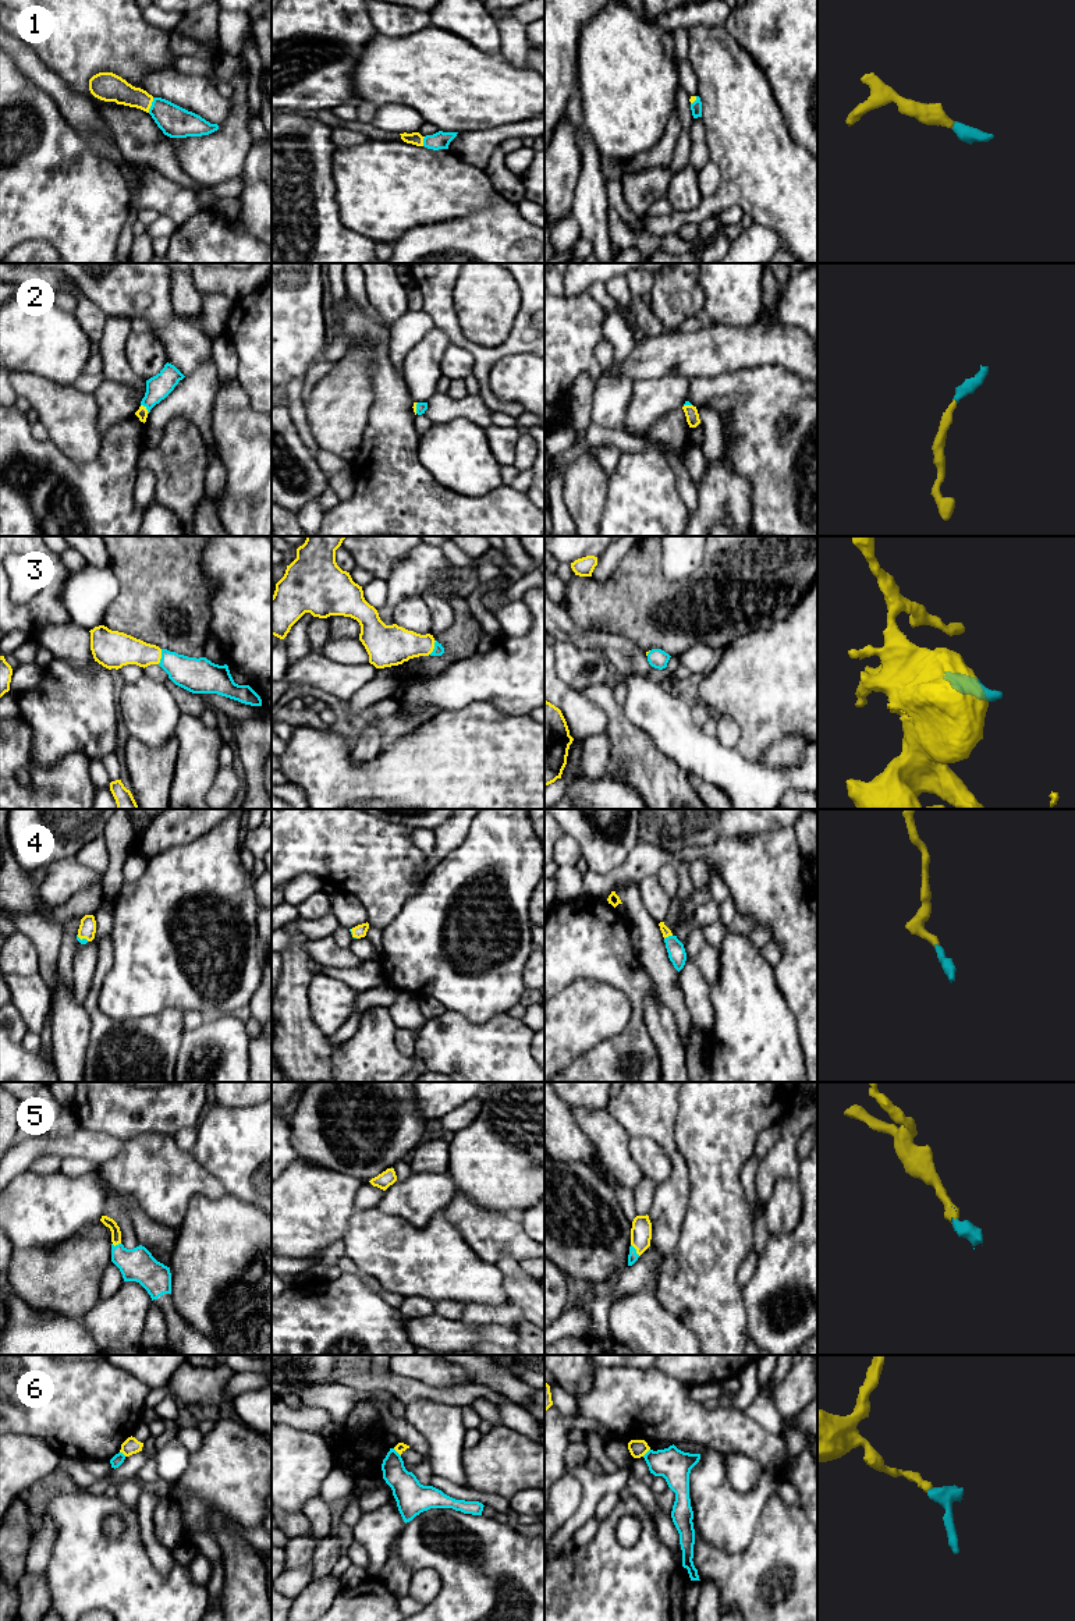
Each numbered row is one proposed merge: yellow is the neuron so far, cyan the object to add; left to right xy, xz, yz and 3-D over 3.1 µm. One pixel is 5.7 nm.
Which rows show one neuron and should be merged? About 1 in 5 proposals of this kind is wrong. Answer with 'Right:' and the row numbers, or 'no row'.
Right: 1, 2, 3, 4, 5

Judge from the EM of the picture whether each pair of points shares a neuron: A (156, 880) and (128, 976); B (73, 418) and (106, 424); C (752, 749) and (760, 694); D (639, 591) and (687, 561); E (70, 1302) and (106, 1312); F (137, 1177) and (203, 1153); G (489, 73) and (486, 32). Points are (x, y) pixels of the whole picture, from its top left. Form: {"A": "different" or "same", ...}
{"A": "same", "B": "different", "C": "same", "D": "different", "E": "different", "F": "different", "G": "different"}

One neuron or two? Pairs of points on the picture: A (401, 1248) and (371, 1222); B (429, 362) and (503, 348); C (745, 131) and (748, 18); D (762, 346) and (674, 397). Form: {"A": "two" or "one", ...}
{"A": "one", "B": "one", "C": "two", "D": "two"}

